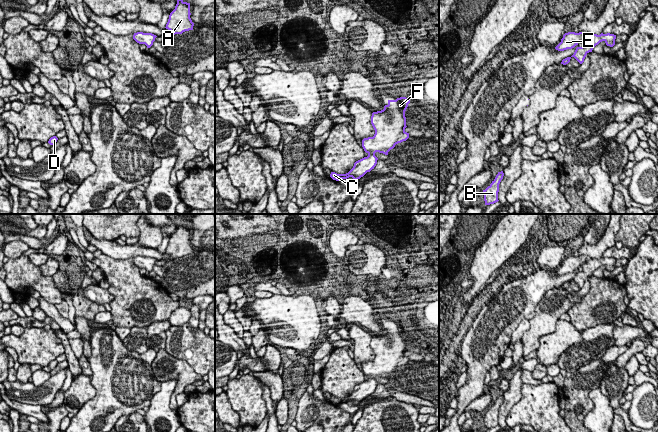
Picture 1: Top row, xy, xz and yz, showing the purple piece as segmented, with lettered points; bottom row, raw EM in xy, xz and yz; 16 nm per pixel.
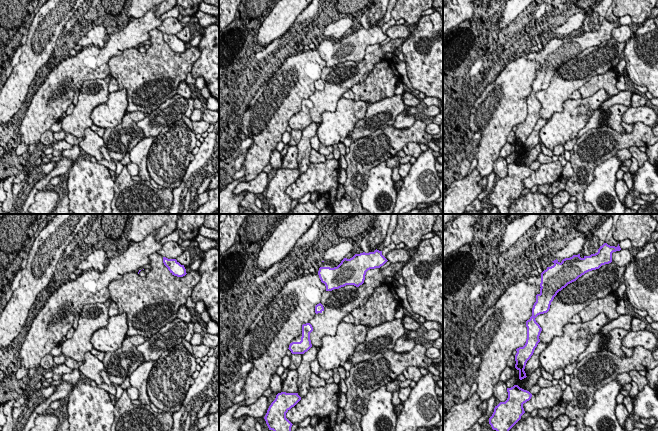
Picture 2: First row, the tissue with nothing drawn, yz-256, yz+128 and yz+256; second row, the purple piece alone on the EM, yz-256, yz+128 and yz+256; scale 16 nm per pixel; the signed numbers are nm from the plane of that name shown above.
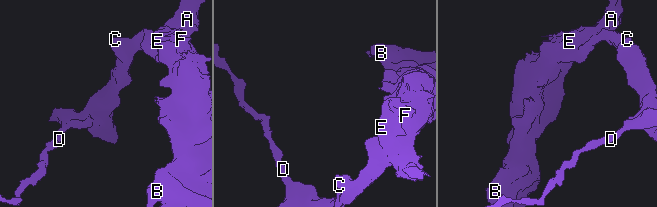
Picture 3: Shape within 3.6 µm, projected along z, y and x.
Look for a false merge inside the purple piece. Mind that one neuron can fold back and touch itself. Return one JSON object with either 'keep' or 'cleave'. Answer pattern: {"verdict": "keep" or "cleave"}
{"verdict": "keep"}

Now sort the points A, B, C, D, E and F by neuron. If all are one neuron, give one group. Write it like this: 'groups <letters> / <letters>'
groups A B C D E F

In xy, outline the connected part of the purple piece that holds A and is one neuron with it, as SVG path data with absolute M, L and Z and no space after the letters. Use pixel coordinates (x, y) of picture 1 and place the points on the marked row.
M177 0L175 9L170 13L166 29L170 31L169 37L193 30L194 23L190 18L190 3Z

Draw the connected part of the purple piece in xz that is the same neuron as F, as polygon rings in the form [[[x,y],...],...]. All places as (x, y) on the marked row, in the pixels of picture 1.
[[[400,97],[396,100],[388,100],[383,110],[373,112],[371,124],[375,134],[362,140],[362,147],[368,156],[356,161],[348,173],[331,172],[330,177],[336,181],[352,177],[357,181],[376,166],[378,160],[375,156],[376,152],[388,155],[396,144],[406,141],[409,133],[405,131],[407,127],[405,111],[409,103],[410,100],[406,97]]]

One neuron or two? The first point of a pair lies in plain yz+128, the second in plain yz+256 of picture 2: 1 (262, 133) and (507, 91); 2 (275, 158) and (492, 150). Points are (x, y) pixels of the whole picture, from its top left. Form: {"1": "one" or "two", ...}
{"1": "one", "2": "two"}

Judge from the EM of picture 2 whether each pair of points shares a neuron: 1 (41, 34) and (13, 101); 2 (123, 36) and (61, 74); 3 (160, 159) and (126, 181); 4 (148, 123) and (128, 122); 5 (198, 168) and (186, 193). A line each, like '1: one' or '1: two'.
1: one
2: one
3: two
4: two
5: one

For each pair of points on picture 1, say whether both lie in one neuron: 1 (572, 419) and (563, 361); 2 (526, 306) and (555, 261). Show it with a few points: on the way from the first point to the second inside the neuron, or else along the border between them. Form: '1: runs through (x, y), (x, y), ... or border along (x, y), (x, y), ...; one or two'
1: border along (592, 361), (580, 366), (571, 373); two
2: border along (551, 270), (554, 271); two

